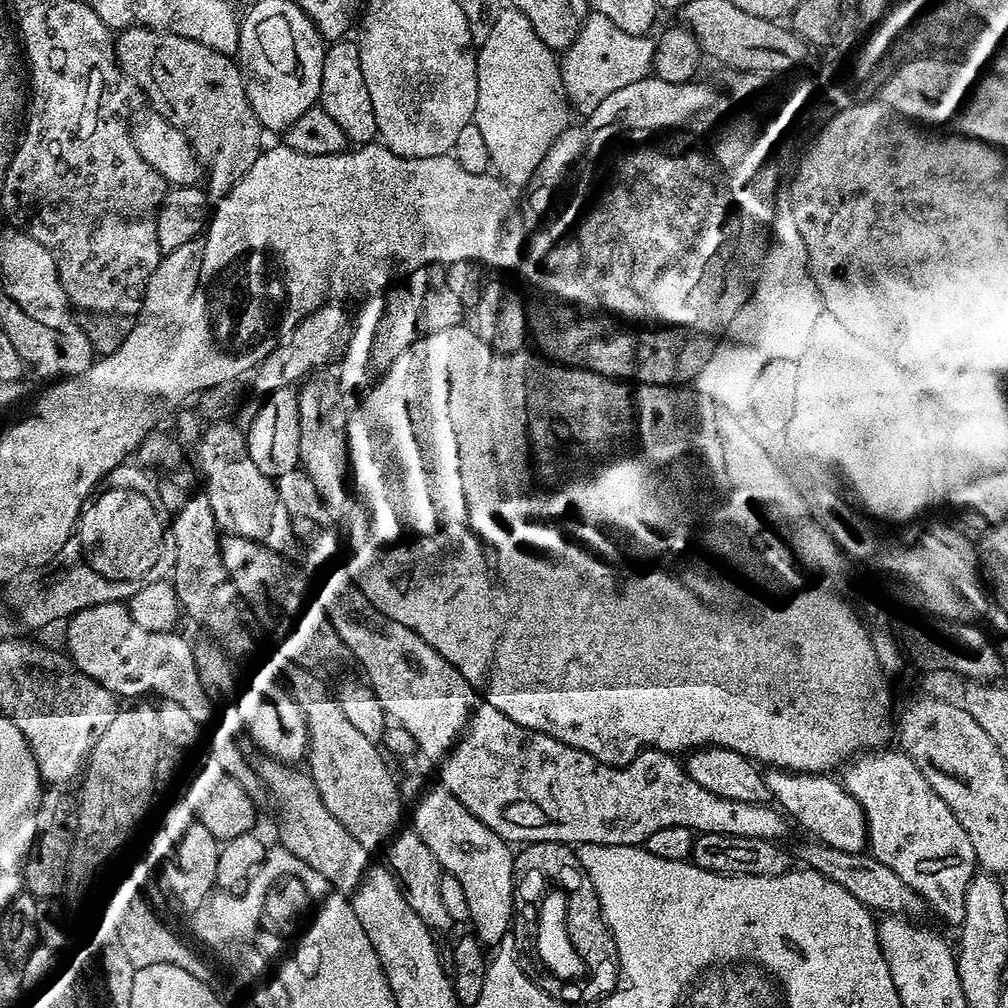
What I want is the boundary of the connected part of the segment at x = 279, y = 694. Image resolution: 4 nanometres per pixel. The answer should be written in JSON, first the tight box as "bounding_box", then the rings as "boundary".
{"bounding_box":[239,672,310,762],"boundary":[[[256,672],[248,680],[248,685],[239,693],[240,700],[244,703],[244,708],[248,711],[248,724],[252,732],[252,736],[257,740],[257,747],[269,756],[276,757],[277,760],[285,762],[300,762],[300,760],[309,755],[310,739],[308,719],[304,716],[303,709],[300,708],[298,702],[292,697],[291,691],[283,683],[280,684],[268,672]]]}

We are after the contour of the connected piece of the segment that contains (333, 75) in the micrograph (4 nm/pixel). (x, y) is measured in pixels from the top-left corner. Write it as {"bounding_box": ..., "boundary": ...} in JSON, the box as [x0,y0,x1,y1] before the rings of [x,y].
{"bounding_box":[318,38,377,145],"boundary":[[[341,38],[325,47],[318,104],[330,114],[330,118],[334,118],[342,134],[346,134],[353,145],[371,144],[377,139],[374,105],[370,102],[370,90],[366,90],[366,78],[362,78],[360,45],[355,39]]]}

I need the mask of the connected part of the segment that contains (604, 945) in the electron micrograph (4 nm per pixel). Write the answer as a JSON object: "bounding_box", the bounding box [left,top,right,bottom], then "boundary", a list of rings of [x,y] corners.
{"bounding_box":[562,867,622,1005],"boundary":[[[579,867],[572,871],[571,877],[574,880],[569,879],[562,886],[563,892],[568,896],[566,930],[570,934],[570,942],[574,942],[574,950],[578,950],[585,969],[590,973],[583,981],[585,984],[580,996],[586,1003],[595,1005],[617,991],[622,980],[620,955],[616,949],[612,932],[608,929],[608,919],[604,916],[604,907],[598,898],[598,890],[594,890],[594,882],[590,882],[587,872],[582,871]]]}

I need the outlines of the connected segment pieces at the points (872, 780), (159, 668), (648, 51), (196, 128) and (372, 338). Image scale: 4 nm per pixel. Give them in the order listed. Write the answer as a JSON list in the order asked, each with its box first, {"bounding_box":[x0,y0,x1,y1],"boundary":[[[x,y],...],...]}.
[{"bounding_box":[843,751,978,926],"boundary":[[[888,751],[857,755],[843,769],[844,788],[866,814],[870,855],[882,866],[890,866],[946,923],[960,926],[966,914],[966,890],[978,872],[974,846],[954,818],[954,810],[922,778],[922,770],[903,752]]]},{"bounding_box":[67,602,214,726],"boundary":[[[106,602],[98,606],[84,608],[75,612],[67,621],[68,627],[68,648],[67,655],[82,674],[94,678],[106,690],[110,690],[117,698],[124,696],[136,696],[132,698],[144,698],[147,692],[153,692],[156,698],[173,700],[178,702],[201,726],[208,726],[212,720],[212,708],[214,701],[202,690],[202,682],[198,682],[198,666],[194,662],[192,653],[194,644],[190,639],[180,636],[179,631],[155,632],[154,630],[142,630],[134,618],[130,618],[130,610],[124,602]]]},{"bounding_box":[558,13,654,111],"boundary":[[[589,13],[578,29],[575,39],[562,53],[558,62],[560,83],[564,96],[575,107],[591,111],[609,97],[614,90],[632,85],[651,73],[654,40],[643,36],[637,42],[624,42],[625,35],[604,15]]]},{"bounding_box":[114,28,262,198],"boundary":[[[125,28],[115,37],[114,43],[116,63],[120,71],[133,85],[136,83],[144,91],[145,98],[152,103],[149,104],[151,111],[166,118],[166,122],[174,125],[191,144],[196,161],[206,173],[206,180],[208,176],[207,195],[212,198],[226,195],[239,182],[242,174],[246,174],[246,170],[254,166],[262,151],[262,129],[246,98],[239,63],[232,56],[224,56],[190,38],[182,38],[173,32],[159,32],[156,28]]]},{"bounding_box":[338,286,418,394],"boundary":[[[406,286],[387,288],[377,296],[367,297],[360,306],[360,314],[354,318],[350,346],[346,346],[346,354],[338,365],[340,386],[348,394],[371,388],[394,362],[394,358],[409,348],[418,335],[418,308],[414,306],[414,298]]]}]

